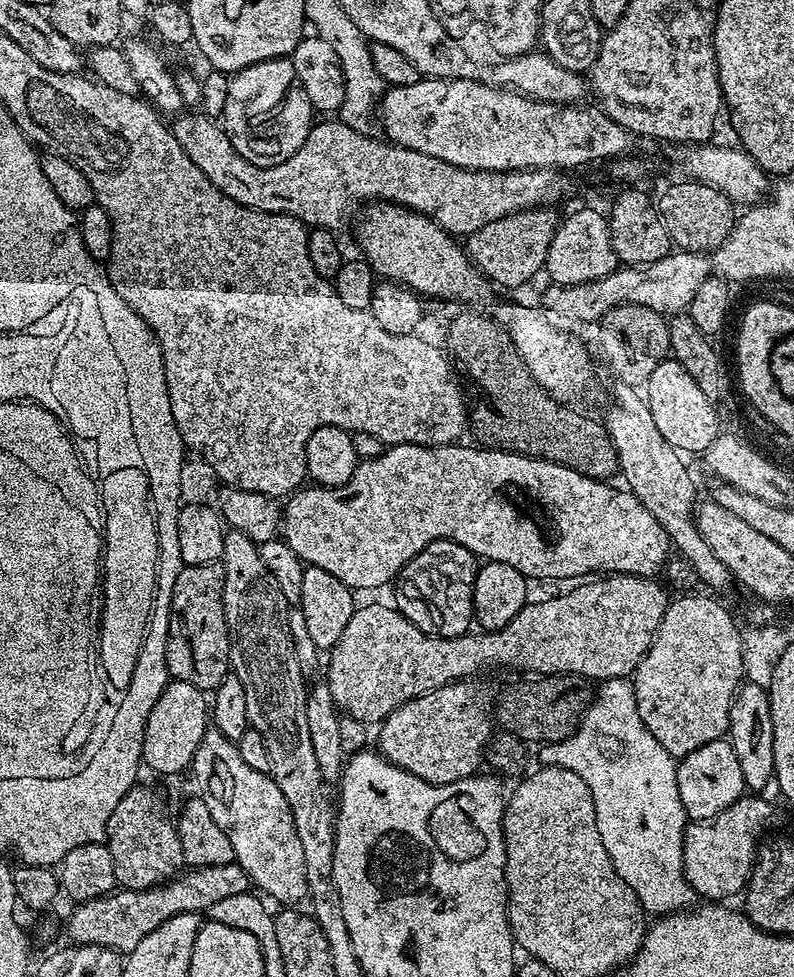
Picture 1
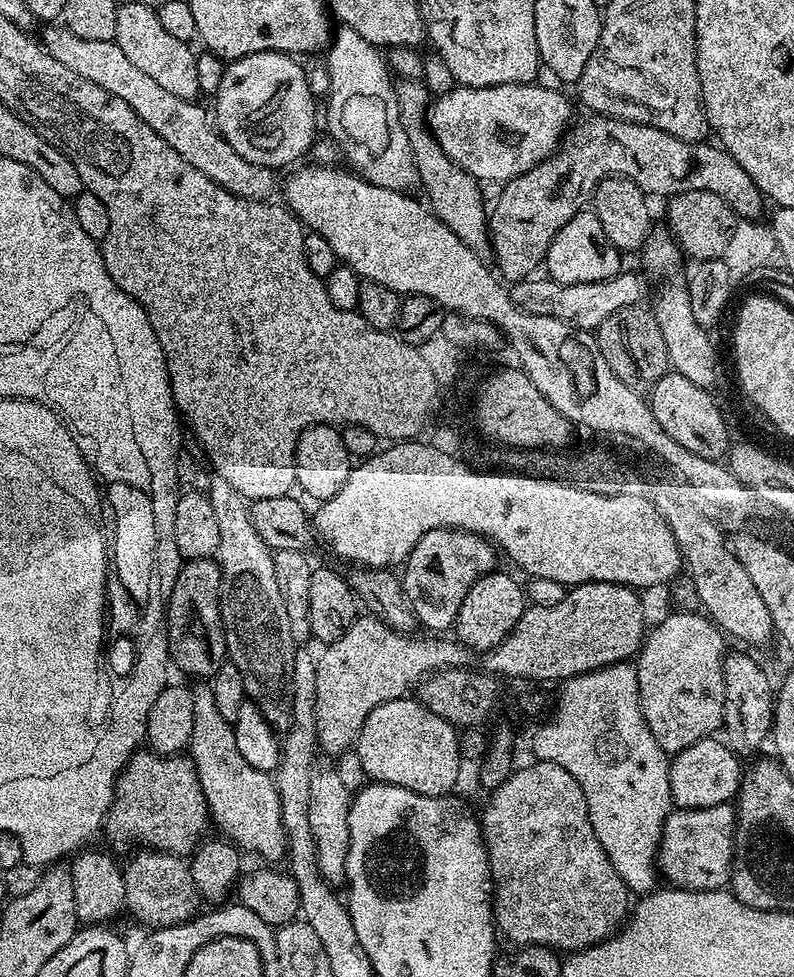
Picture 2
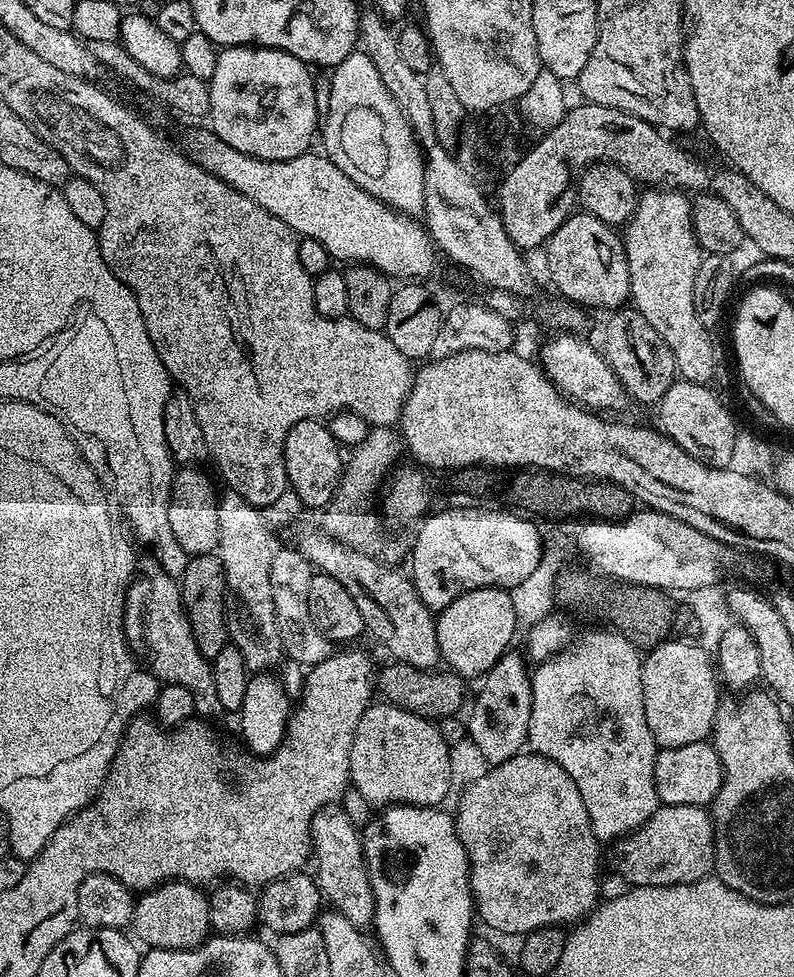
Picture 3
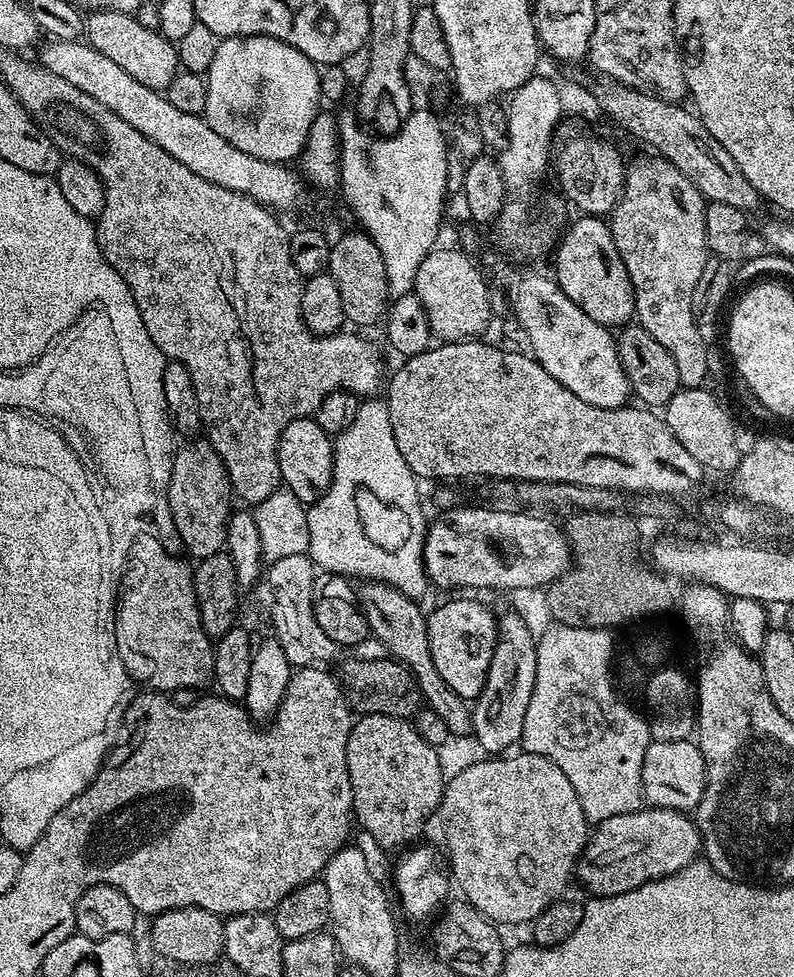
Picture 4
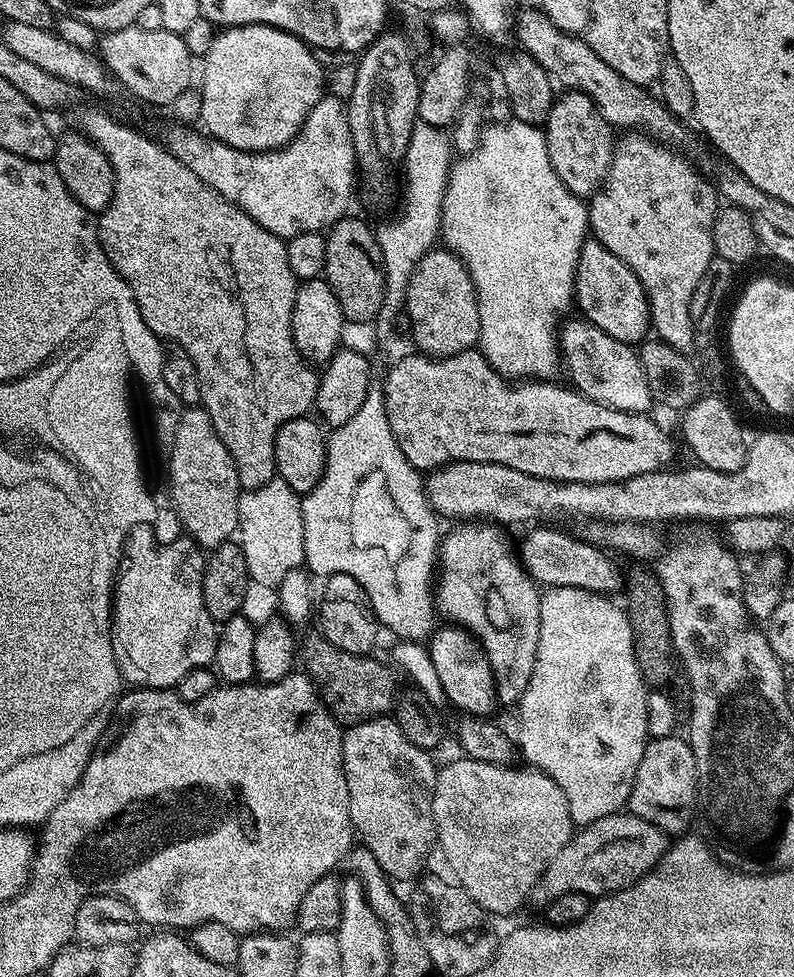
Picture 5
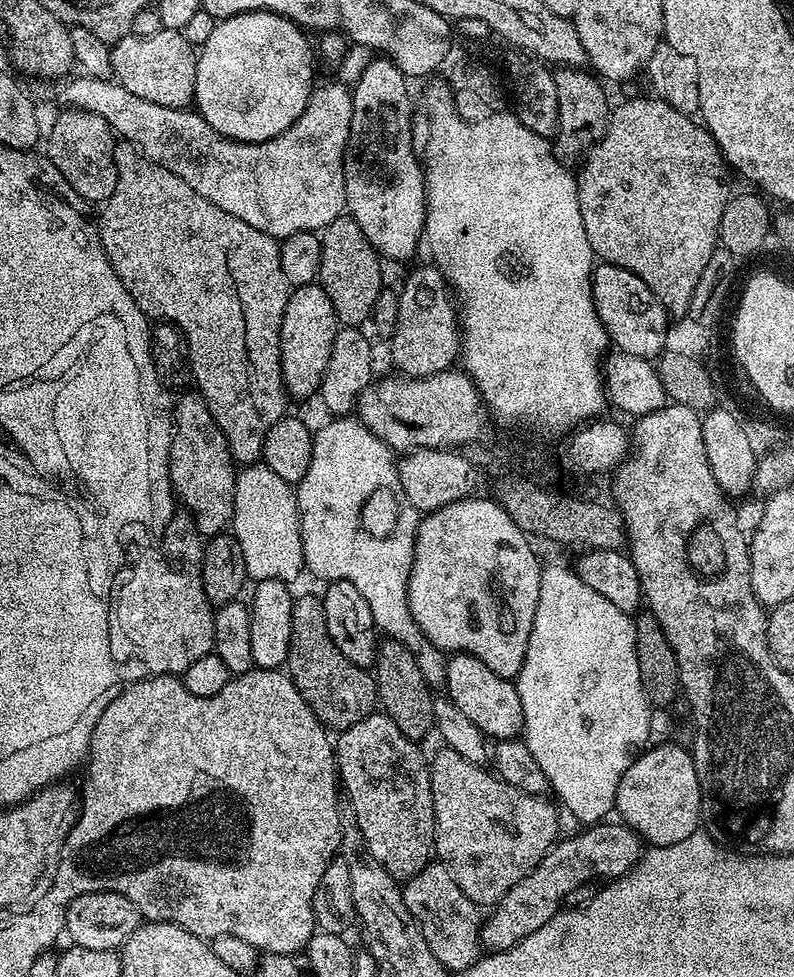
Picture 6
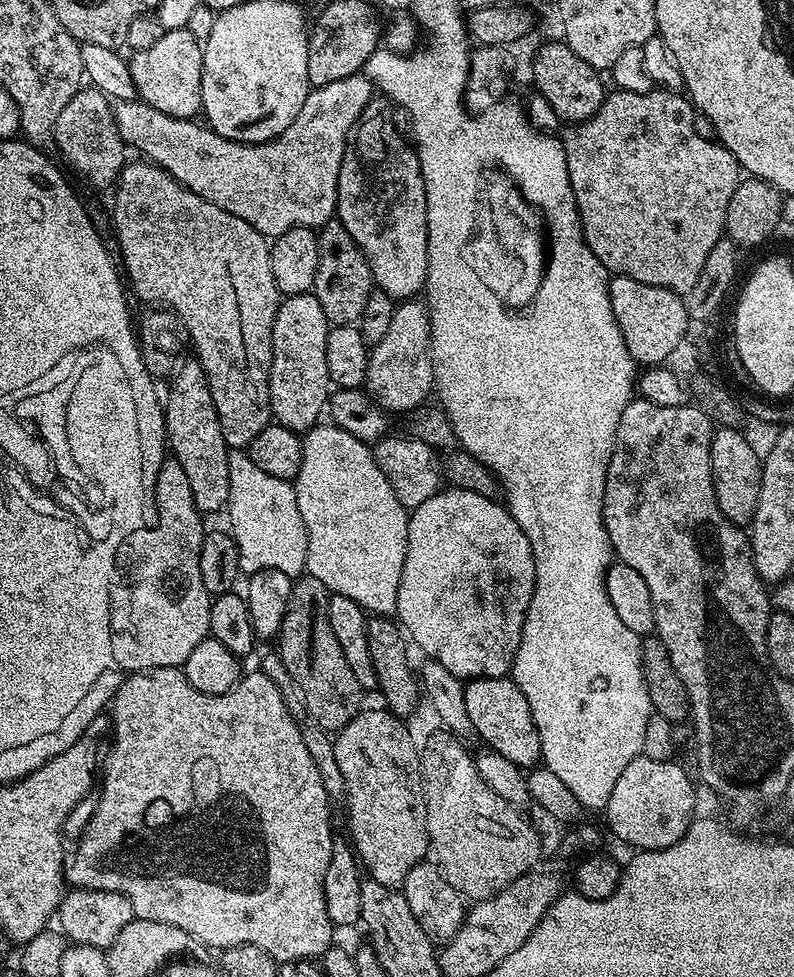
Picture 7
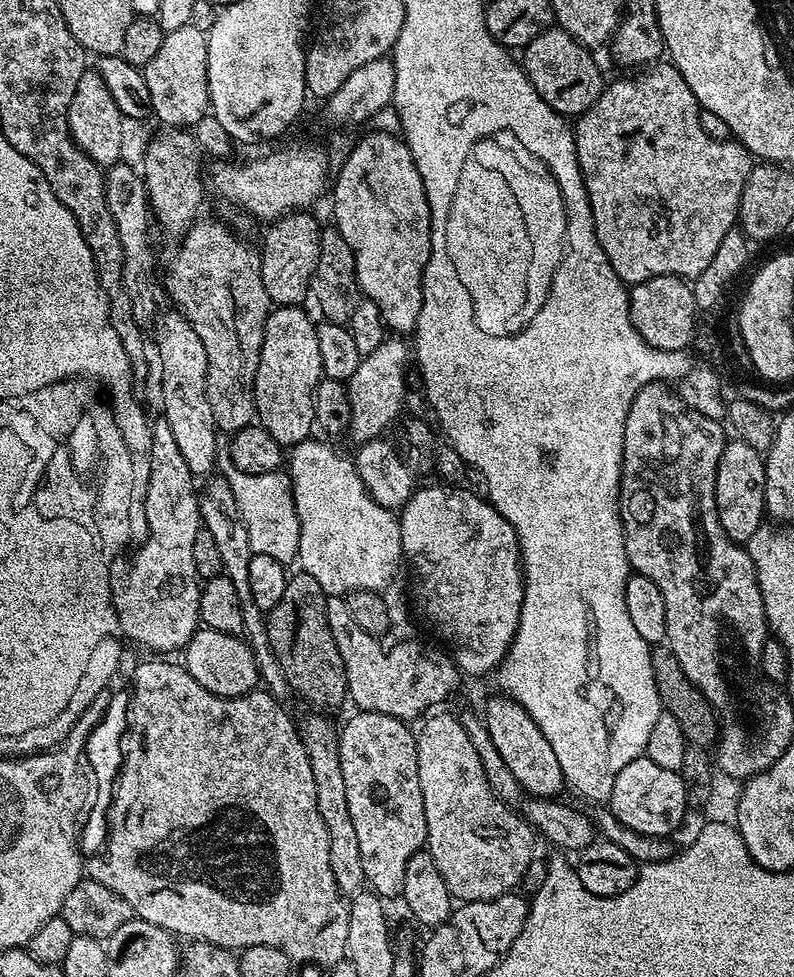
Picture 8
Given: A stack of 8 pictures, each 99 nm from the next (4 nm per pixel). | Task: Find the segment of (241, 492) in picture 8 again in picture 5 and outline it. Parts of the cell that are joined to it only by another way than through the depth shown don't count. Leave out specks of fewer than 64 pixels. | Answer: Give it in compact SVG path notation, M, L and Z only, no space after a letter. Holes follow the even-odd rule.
M277 476L260 487L241 493L238 502L238 543L246 558L250 580L276 588L288 572L304 564L305 528L301 499L299 493Z

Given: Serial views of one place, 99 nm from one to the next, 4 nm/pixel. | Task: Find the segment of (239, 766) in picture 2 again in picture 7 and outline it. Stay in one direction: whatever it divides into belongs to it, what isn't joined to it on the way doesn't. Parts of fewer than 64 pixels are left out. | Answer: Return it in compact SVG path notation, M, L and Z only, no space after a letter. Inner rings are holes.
M165 458L162 466L158 470L158 478L154 482L154 499L160 504L160 528L159 533L154 540L148 543L148 555L143 559L143 568L138 570L138 575L132 581L132 600L128 596L116 596L115 602L115 619L112 623L115 629L112 632L113 656L117 660L117 665L125 673L144 672L148 668L180 668L186 662L186 658L190 658L190 653L194 651L194 646L198 646L198 642L209 639L210 633L210 606L213 597L208 595L206 586L202 586L202 574L198 570L198 558L202 550L202 542L206 525L204 525L205 517L196 509L194 502L194 490L190 490L190 481L186 478L186 473L182 471L182 466L178 466L178 462L171 458Z

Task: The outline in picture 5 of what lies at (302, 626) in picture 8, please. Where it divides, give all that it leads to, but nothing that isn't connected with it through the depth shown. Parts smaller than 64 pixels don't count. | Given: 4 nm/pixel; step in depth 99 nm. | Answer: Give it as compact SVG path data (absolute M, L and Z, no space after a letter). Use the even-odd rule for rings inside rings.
M315 635L302 640L298 648L298 656L302 661L303 671L308 673L308 677L316 685L316 691L328 704L328 709L334 713L337 720L359 722L387 717L398 700L396 680L392 677L393 669L383 668L378 661L368 656L355 656L338 650L338 646L331 644L324 635Z

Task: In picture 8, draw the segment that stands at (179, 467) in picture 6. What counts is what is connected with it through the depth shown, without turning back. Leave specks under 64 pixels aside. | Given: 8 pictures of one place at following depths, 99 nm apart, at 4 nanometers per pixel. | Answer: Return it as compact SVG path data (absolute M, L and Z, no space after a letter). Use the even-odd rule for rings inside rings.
M179 310L165 311L154 335L154 352L156 356L160 355L160 400L164 403L162 418L174 433L178 450L182 450L182 458L186 458L186 466L190 466L193 477L211 477L216 468L215 436L218 429L214 422L214 410L210 410L210 398L206 394L206 346L202 346L202 338L194 334L194 326L190 326L188 319Z

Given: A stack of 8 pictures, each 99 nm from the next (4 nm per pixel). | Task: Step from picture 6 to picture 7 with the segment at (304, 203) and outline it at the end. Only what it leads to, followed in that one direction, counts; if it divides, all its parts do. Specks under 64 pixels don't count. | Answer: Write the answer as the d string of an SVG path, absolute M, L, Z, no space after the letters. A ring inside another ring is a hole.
M363 74L338 78L338 82L312 88L306 102L302 102L302 110L298 110L298 118L294 118L278 138L264 144L239 144L227 140L203 123L196 124L195 119L170 118L139 98L119 101L114 111L116 129L129 149L137 148L145 161L169 172L179 184L206 198L206 202L234 214L234 218L250 222L250 226L264 236L275 238L291 228L319 229L321 224L336 216L338 170L342 166L344 147L353 126L373 98L374 85Z

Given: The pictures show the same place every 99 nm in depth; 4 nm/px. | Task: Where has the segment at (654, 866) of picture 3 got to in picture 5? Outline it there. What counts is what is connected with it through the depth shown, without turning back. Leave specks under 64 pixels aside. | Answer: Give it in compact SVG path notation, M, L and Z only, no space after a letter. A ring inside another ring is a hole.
M617 814L598 818L598 822L585 824L573 835L572 841L546 866L531 899L547 906L562 894L586 894L590 898L609 896L634 886L663 858L670 844L666 833L658 826L631 814Z

